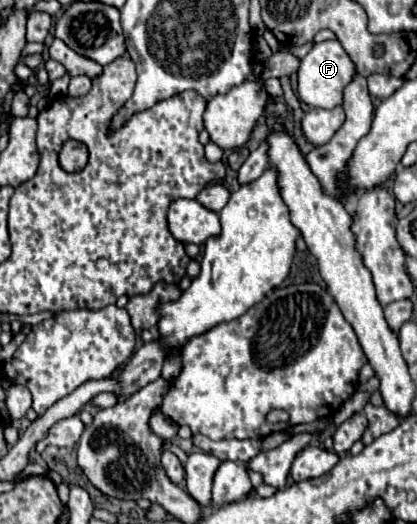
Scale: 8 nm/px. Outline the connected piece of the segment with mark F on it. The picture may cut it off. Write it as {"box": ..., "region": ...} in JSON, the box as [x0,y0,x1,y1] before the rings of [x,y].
{"box":[298,41,356,109],"region":[[[322,41],[316,43],[310,53],[300,61],[298,69],[298,97],[310,105],[310,107],[320,107],[320,109],[334,109],[342,105],[342,91],[344,87],[352,81],[356,67],[340,41]]]}

